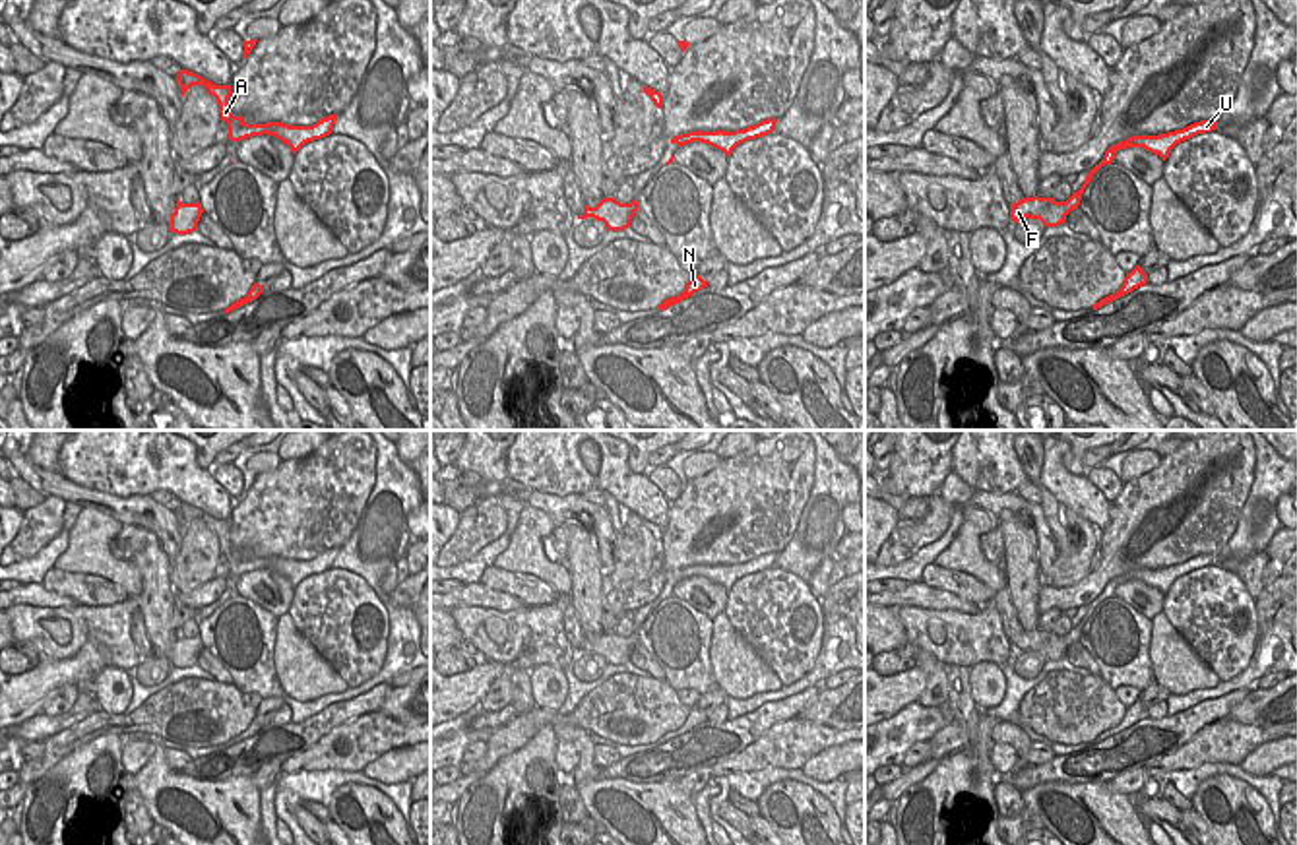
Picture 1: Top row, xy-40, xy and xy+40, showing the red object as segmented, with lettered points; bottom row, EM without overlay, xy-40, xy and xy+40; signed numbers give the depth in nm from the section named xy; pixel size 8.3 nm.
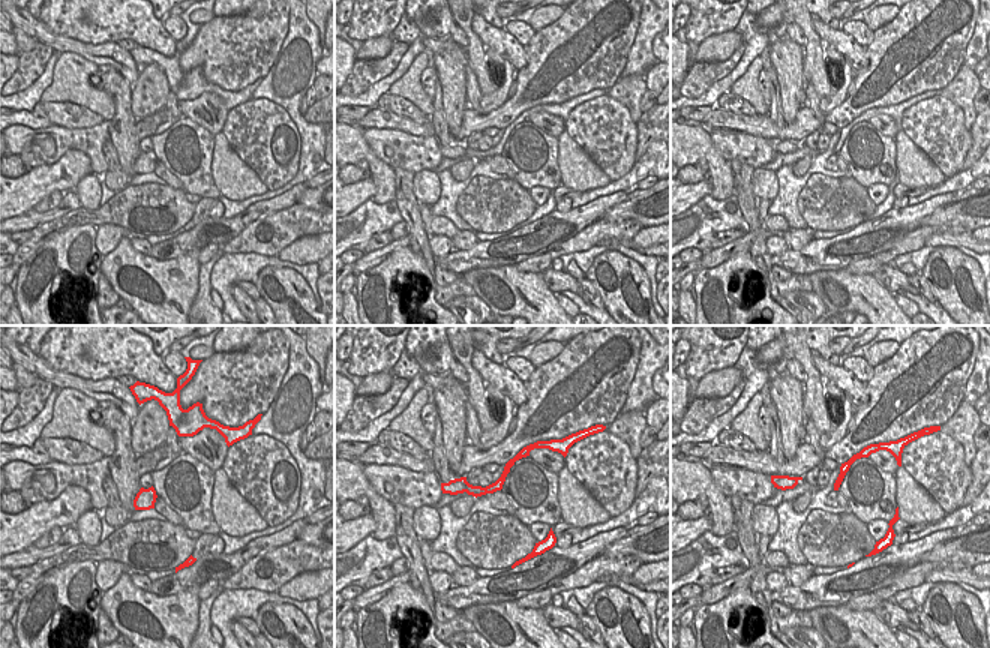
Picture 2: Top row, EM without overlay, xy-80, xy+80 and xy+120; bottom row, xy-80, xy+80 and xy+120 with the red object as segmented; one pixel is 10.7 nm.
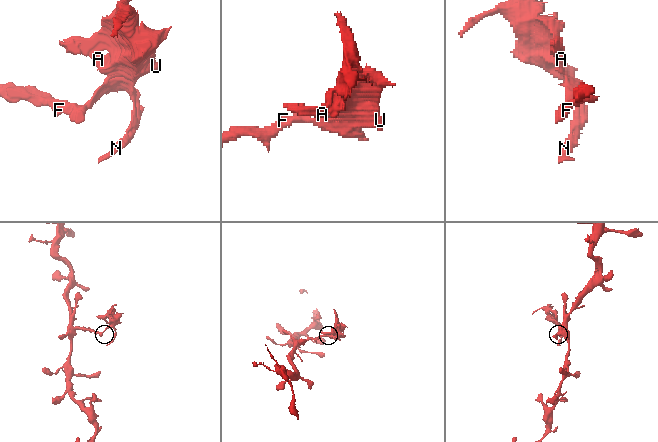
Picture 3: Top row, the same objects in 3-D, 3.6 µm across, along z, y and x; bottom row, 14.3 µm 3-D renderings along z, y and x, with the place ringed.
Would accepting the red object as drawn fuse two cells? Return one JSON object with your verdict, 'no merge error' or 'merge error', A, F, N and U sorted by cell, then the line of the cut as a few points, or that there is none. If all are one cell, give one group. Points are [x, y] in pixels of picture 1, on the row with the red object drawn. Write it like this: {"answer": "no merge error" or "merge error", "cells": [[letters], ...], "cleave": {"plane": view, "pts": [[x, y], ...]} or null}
{"answer": "merge error", "cells": [["A", "N", "U"], ["F"]], "cleave": {"plane": "xy+40", "pts": [[1059, 202], [1071, 210]]}}

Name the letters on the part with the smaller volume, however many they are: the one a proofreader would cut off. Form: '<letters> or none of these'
A, N, U

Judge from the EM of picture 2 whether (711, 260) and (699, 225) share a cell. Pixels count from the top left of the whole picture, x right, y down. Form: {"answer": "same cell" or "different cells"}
{"answer": "different cells"}

